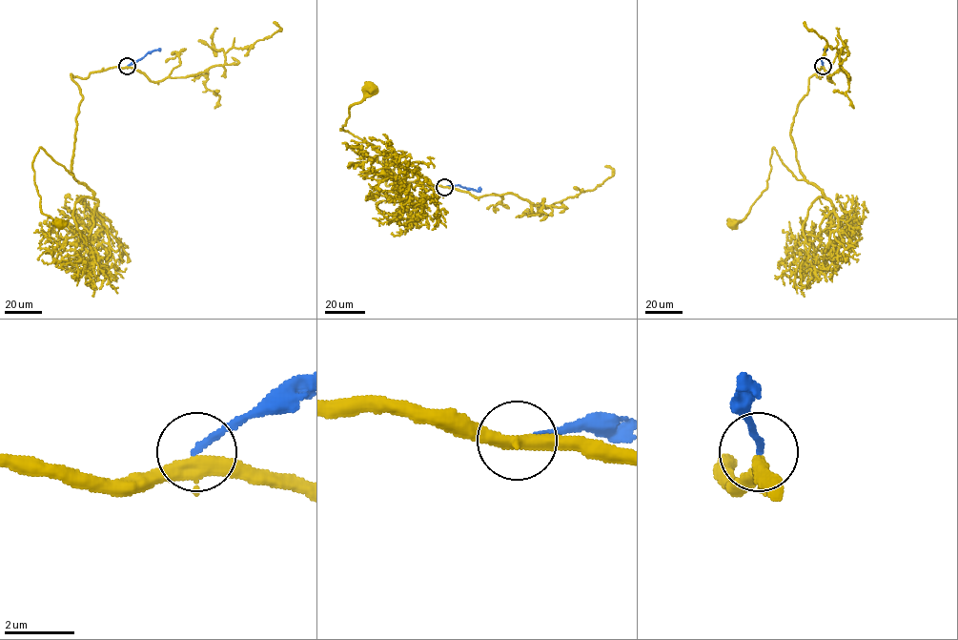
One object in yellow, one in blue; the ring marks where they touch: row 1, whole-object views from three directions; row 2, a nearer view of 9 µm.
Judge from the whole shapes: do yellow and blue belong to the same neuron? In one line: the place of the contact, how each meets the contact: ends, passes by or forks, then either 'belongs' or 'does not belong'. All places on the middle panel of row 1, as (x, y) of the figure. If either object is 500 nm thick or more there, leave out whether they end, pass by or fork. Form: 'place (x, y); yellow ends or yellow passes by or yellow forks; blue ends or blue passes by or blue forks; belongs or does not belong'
place (444, 187); yellow passes by; blue ends; does not belong

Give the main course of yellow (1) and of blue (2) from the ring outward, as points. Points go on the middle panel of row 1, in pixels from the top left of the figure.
1: (444, 187), (387, 186), (383, 172), (396, 167), (388, 152), (386, 166), (374, 145), (341, 130), (368, 86)
2: (444, 187), (458, 185), (477, 191), (479, 187)

